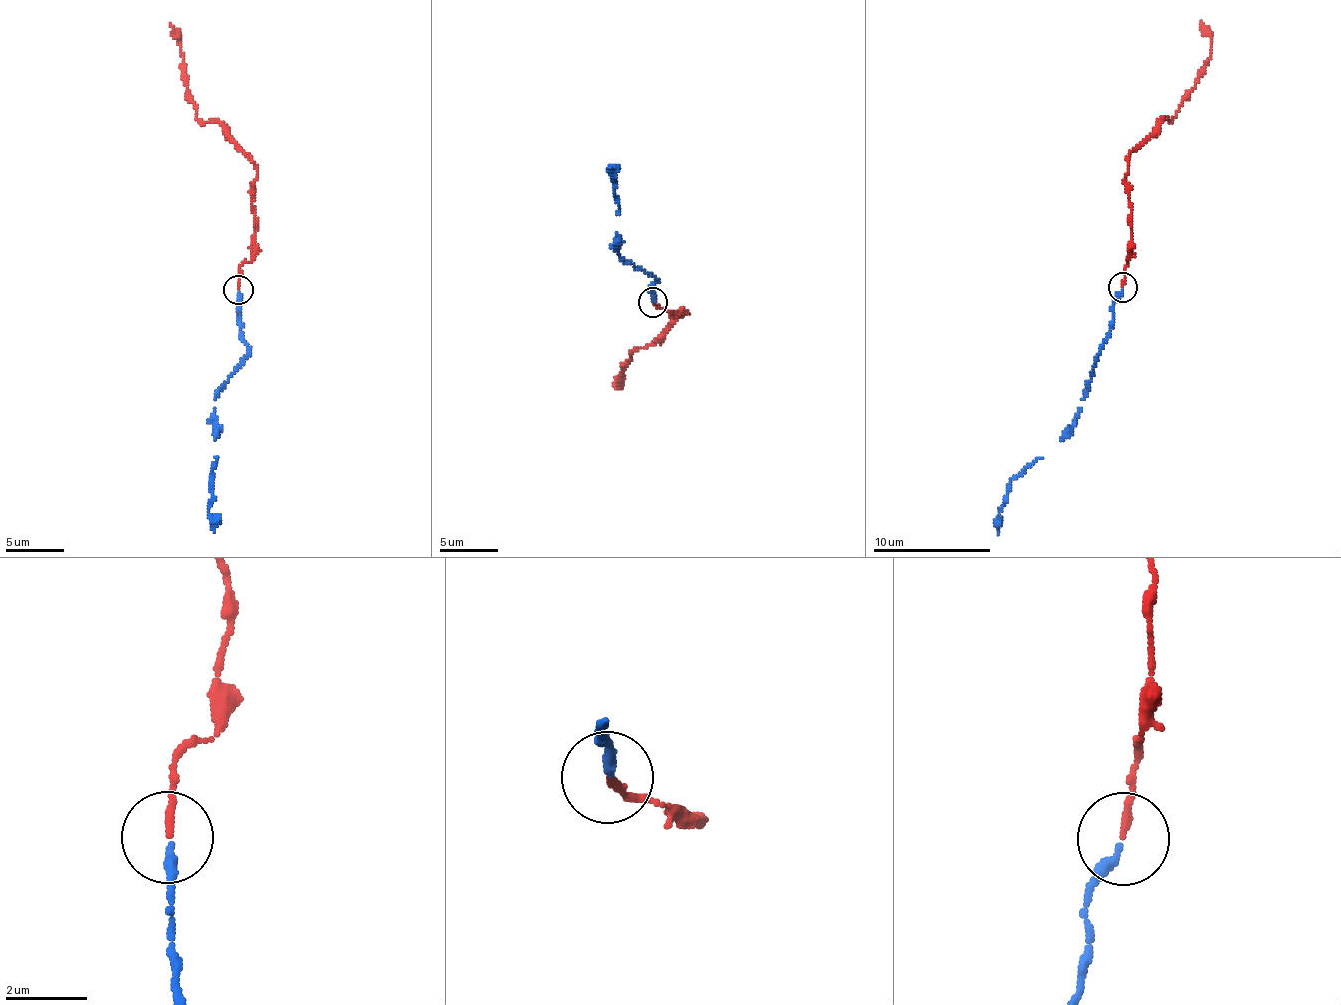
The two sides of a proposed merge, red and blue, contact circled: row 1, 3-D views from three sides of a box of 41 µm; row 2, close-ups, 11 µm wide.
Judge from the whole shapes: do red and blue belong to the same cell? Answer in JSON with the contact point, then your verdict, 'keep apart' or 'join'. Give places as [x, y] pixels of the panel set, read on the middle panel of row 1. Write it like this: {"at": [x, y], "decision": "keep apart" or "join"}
{"at": [652, 302], "decision": "join"}

